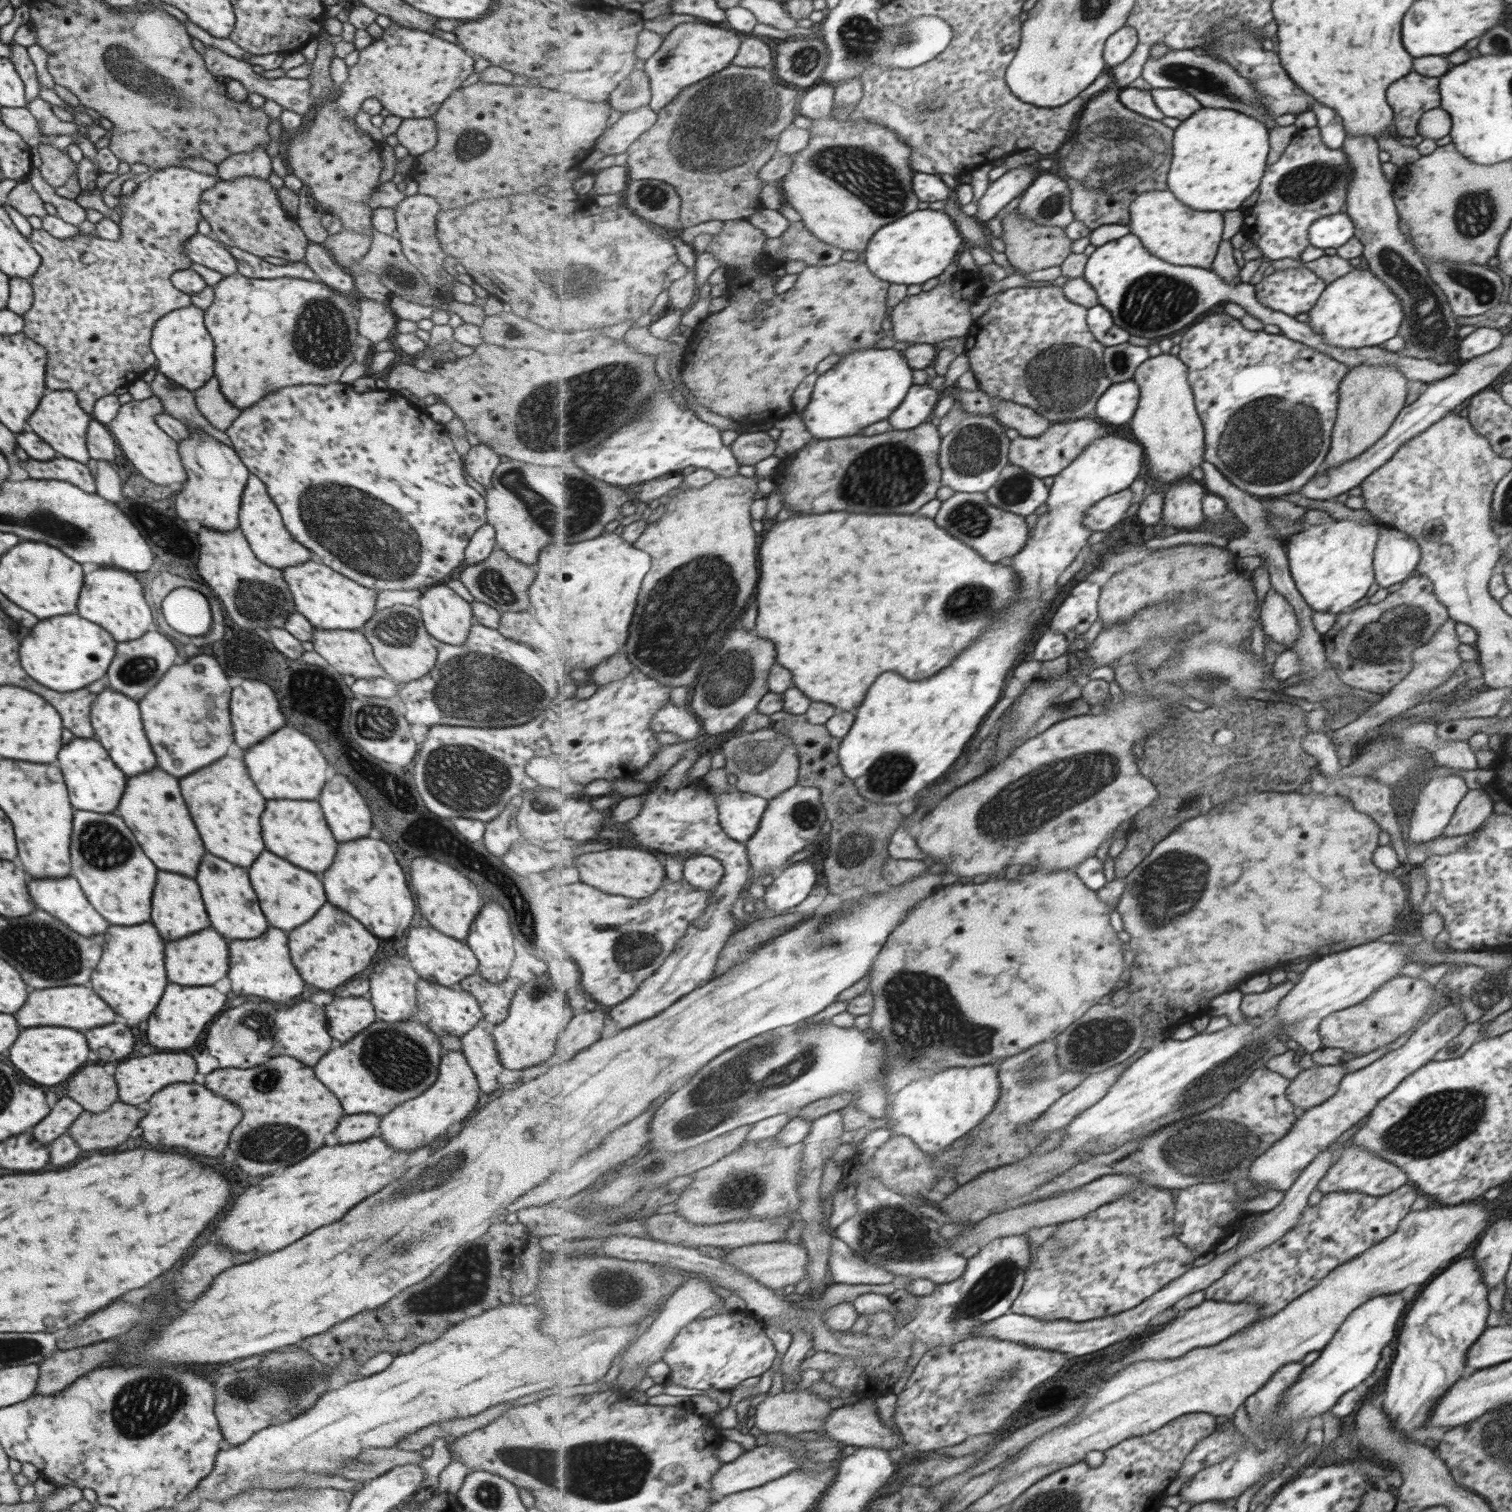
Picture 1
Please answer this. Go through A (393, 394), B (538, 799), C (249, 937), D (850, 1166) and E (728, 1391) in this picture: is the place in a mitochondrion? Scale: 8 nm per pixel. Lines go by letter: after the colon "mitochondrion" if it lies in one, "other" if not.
A: other
B: mitochondrion
C: other
D: other
E: other

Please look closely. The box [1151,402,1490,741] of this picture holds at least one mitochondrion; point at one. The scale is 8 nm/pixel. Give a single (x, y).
(1389, 637)

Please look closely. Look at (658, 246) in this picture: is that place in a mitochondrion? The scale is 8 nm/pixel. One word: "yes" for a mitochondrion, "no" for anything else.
no

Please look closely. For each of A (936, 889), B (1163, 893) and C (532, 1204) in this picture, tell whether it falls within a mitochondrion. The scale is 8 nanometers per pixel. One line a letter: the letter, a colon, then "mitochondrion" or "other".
A: other
B: mitochondrion
C: other

